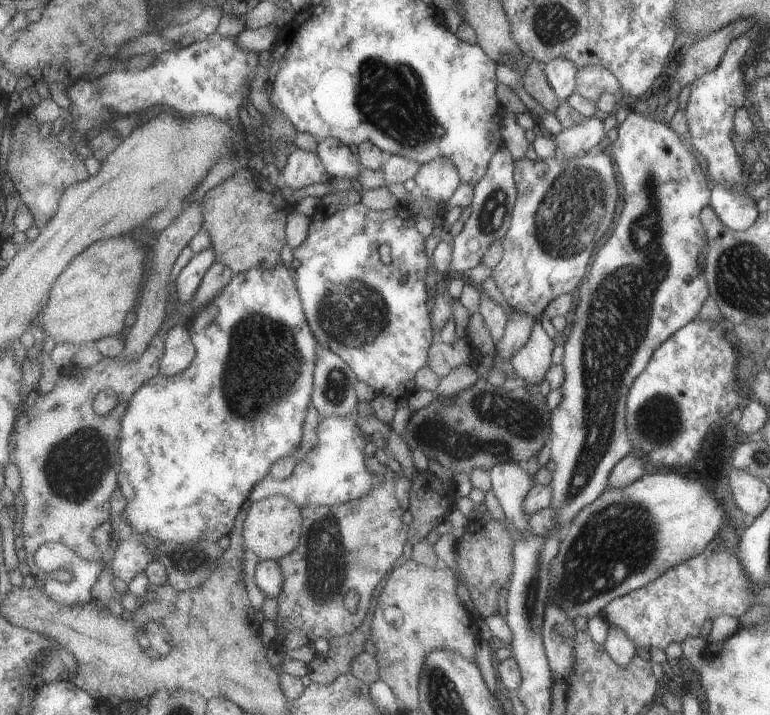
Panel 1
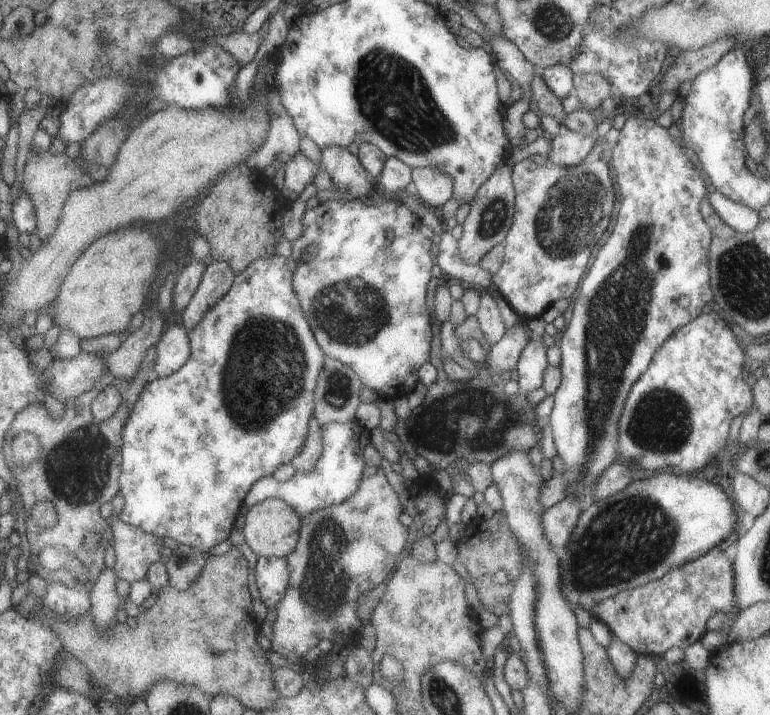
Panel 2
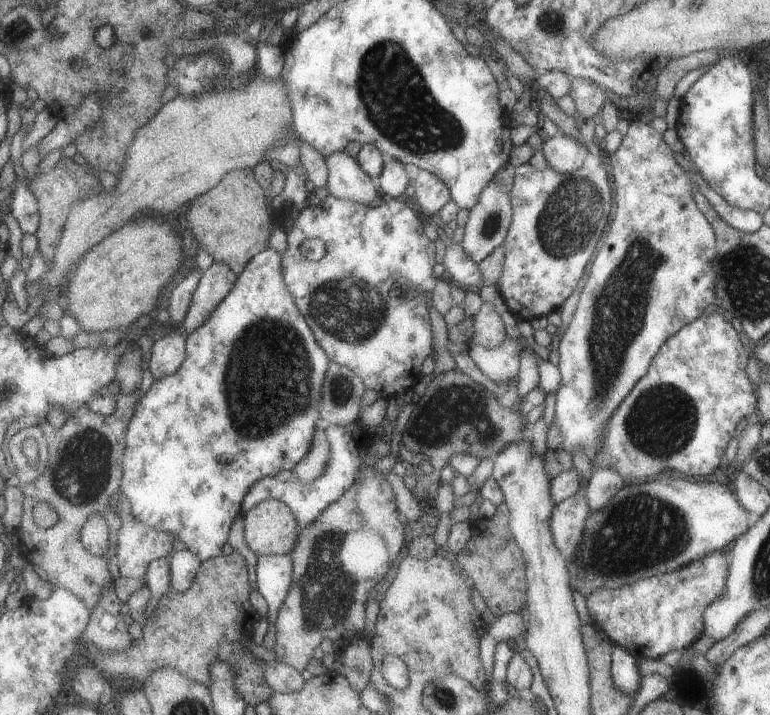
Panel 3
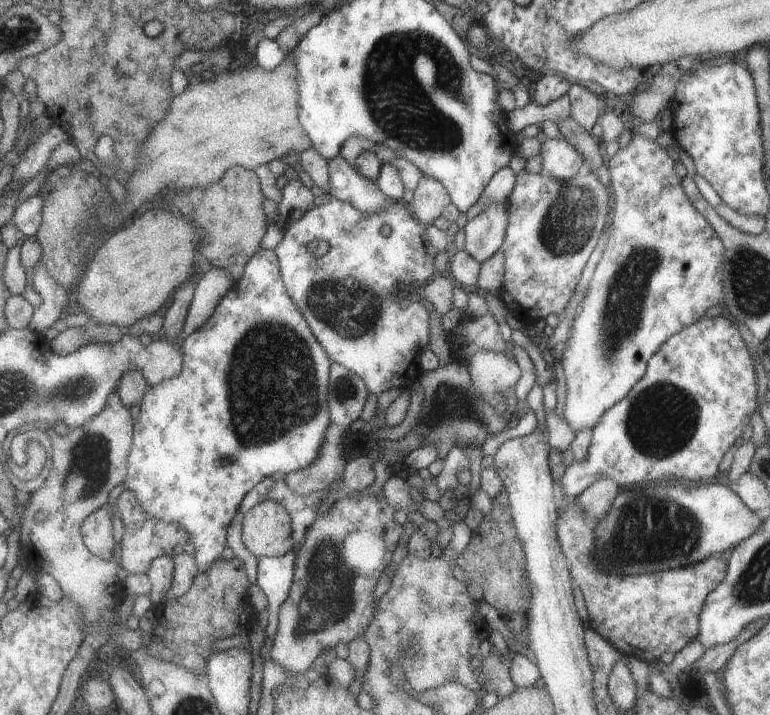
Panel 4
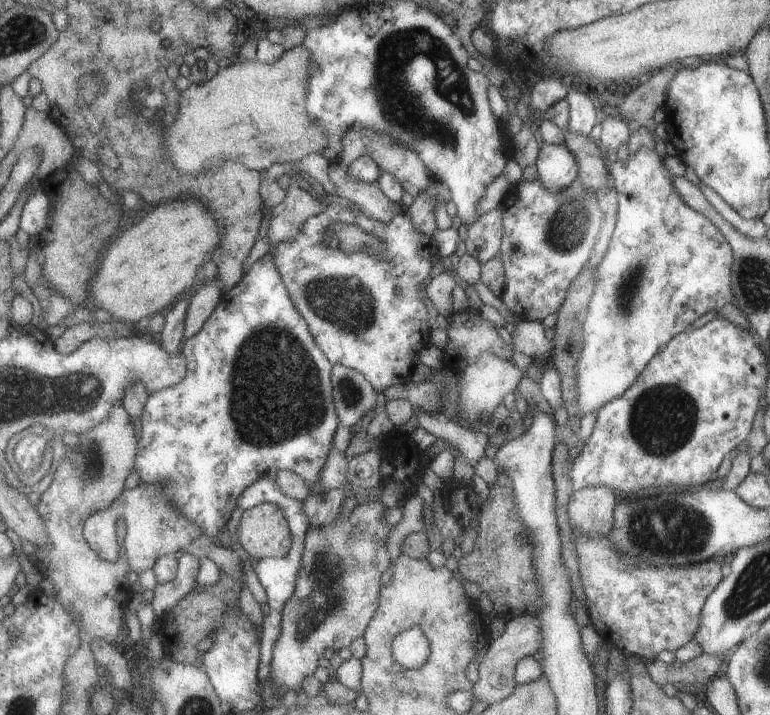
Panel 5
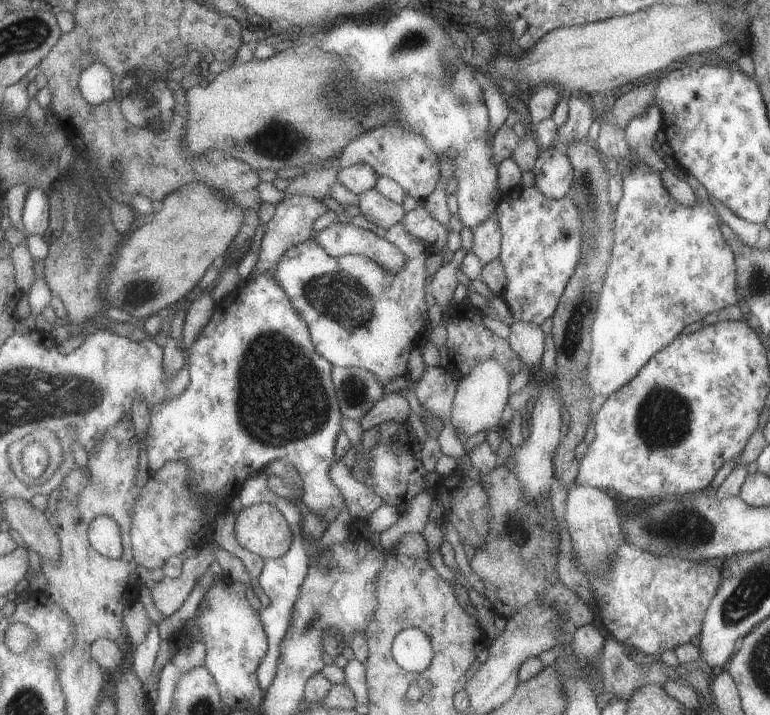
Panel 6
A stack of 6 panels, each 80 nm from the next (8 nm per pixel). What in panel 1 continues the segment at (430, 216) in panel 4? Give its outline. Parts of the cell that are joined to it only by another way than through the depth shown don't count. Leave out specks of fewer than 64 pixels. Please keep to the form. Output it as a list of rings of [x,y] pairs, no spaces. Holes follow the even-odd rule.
[[[439,157],[424,164],[413,178],[424,200],[447,202],[459,188],[459,171],[451,157]]]

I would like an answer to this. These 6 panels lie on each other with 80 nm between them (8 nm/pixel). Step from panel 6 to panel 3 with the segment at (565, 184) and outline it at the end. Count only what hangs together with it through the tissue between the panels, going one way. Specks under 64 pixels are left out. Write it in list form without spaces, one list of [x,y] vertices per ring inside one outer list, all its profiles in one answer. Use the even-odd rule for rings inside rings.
[[[563,134],[548,137],[540,148],[546,164],[555,172],[567,174],[577,170],[587,156],[586,144]]]

